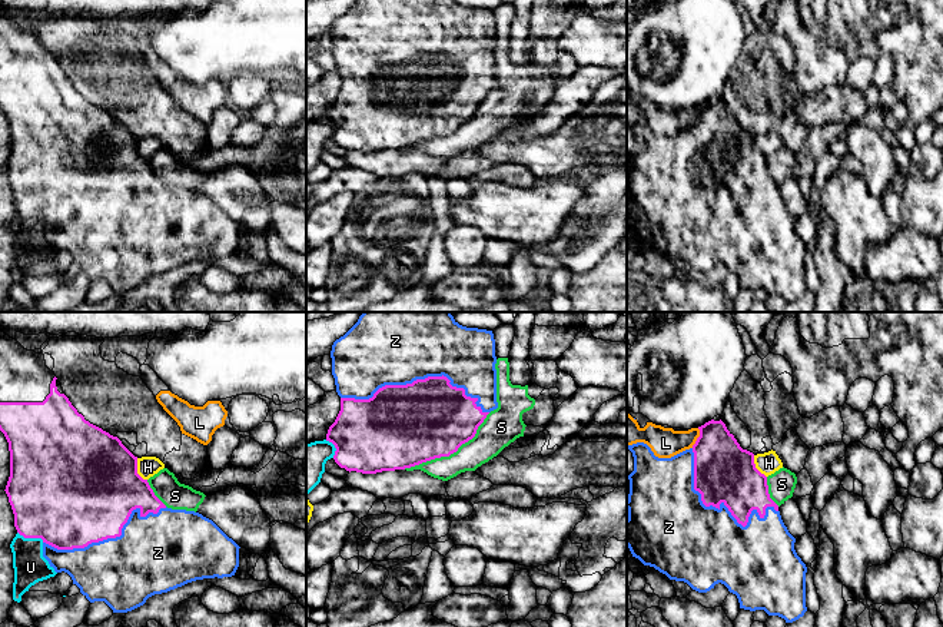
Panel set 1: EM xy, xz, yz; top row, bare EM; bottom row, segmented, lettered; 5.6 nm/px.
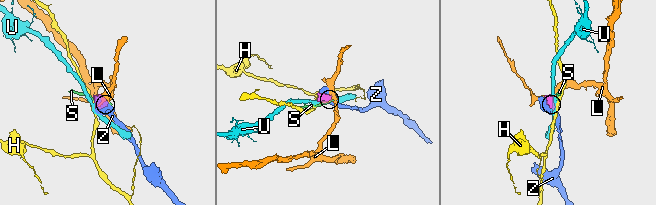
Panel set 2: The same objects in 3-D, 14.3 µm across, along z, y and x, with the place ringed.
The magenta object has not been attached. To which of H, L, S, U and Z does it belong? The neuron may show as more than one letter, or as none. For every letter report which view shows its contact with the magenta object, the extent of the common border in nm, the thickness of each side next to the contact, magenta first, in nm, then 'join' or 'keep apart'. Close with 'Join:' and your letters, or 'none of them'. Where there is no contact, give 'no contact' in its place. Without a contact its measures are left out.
H: xy | 140 nm | 500/110 nm | keep apart
L: yz | 120 nm | 340/170 nm | keep apart
S: xz | 600 nm | 440/180 nm | keep apart
U: xy | 160 nm | 460/190 nm | keep apart
Z: xz | 850 nm | 440/480 nm | join
Join: Z

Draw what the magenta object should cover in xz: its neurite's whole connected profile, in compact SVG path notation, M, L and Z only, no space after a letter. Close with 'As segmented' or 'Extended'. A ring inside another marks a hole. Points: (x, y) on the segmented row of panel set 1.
M363 312L358 322L333 342L331 358L336 392L341 397L341 411L328 429L326 441L332 442L336 448L333 455L335 462L349 472L376 474L405 470L435 458L449 457L462 444L472 439L487 415L498 408L494 334L487 329L462 326L454 319L451 312Z. Extended

